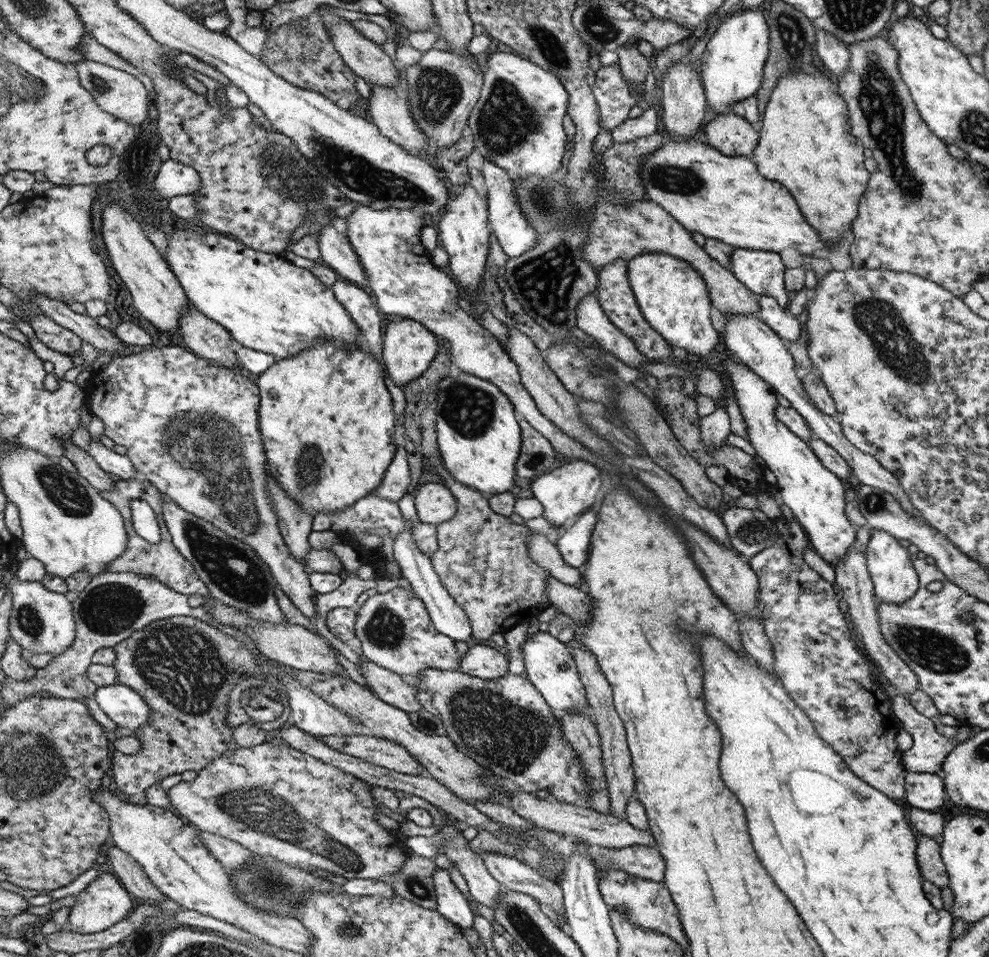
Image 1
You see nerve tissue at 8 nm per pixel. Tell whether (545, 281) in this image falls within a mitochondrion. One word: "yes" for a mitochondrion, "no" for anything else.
yes

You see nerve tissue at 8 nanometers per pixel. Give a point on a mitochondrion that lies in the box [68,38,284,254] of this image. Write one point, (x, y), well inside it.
(137, 156)

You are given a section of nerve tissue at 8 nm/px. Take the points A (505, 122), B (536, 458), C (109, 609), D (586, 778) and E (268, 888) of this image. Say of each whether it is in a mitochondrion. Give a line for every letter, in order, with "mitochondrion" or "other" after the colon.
A: mitochondrion
B: mitochondrion
C: mitochondrion
D: other
E: mitochondrion

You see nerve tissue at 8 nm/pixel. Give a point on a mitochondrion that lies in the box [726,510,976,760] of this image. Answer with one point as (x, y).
(934, 652)

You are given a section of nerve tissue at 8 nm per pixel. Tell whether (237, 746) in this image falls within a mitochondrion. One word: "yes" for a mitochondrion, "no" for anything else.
no

